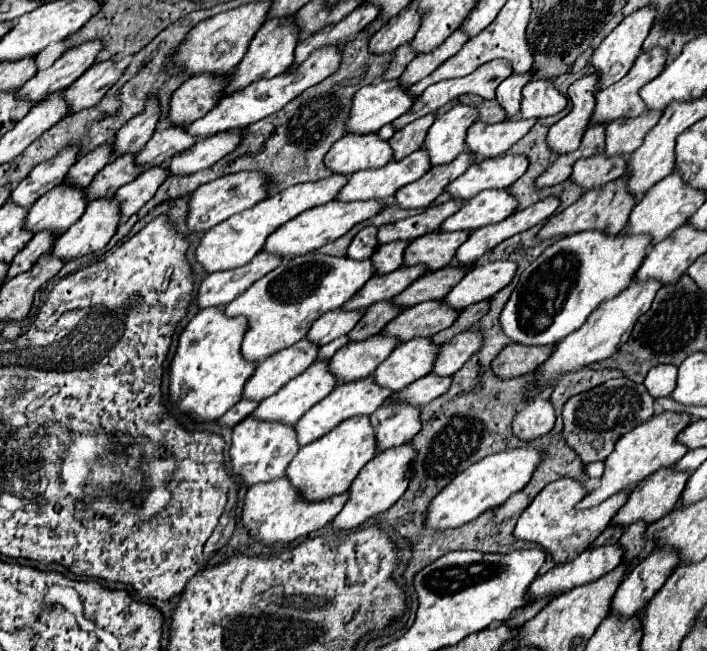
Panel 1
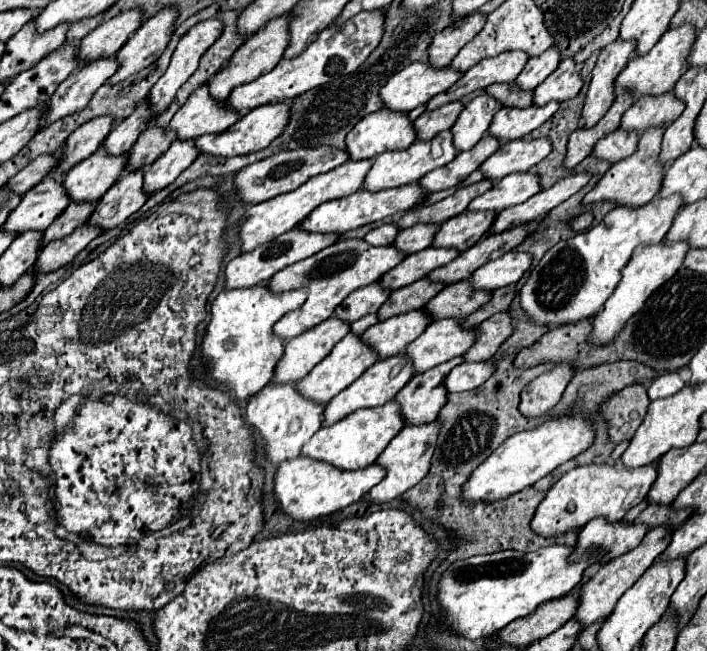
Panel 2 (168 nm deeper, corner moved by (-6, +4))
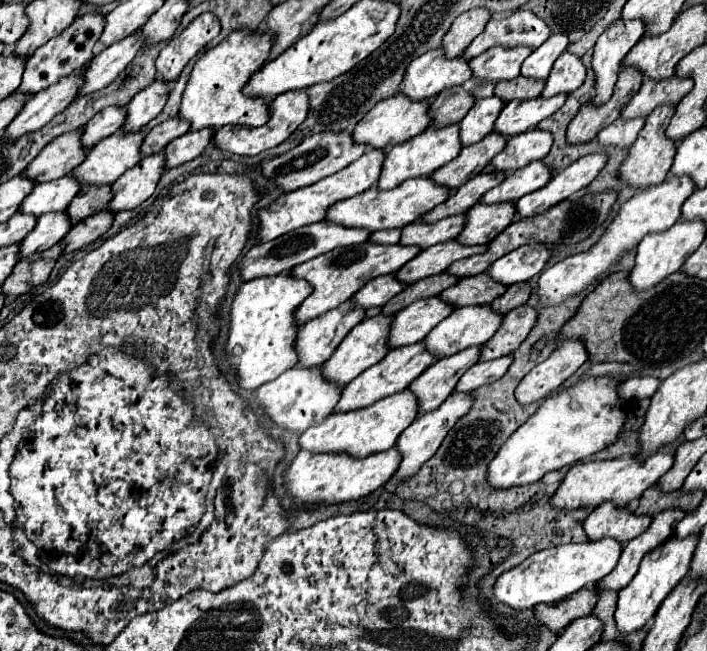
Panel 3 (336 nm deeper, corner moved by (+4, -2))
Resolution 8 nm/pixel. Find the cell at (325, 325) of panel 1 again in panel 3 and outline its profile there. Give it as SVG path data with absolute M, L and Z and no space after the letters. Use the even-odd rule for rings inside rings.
M394 274L380 276L370 280L364 288L360 288L350 302L354 306L360 306L362 310L368 310L372 306L384 306L392 296L396 296L404 286L394 278Z

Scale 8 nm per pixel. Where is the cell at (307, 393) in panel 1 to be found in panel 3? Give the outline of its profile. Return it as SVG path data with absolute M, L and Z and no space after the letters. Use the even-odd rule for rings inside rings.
M374 316L370 320L364 320L360 322L358 326L354 326L348 336L340 342L340 346L334 350L334 354L320 366L320 374L324 376L324 380L336 384L338 388L344 388L348 382L352 382L352 378L360 376L366 368L374 366L376 362L380 362L386 352L388 352L388 346L386 346L386 336L388 336L388 324L390 324L390 316Z

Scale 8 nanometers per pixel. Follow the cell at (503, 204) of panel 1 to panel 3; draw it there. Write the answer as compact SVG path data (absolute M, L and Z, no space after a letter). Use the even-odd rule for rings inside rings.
M530 162L528 166L510 172L502 184L488 190L480 204L498 204L498 202L516 202L518 198L536 192L538 188L546 186L550 180L550 168L540 162Z

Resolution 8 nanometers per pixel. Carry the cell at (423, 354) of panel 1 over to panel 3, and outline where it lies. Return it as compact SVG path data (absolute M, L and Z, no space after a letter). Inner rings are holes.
M490 306L454 308L454 312L430 330L422 342L434 358L452 356L464 348L482 346L494 336L500 320L502 314L492 312Z

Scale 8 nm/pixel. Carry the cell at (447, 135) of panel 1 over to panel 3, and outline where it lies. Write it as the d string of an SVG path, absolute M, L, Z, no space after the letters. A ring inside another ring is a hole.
M496 96L476 100L474 106L470 108L470 112L464 116L464 120L460 120L460 124L458 124L462 146L476 144L486 134L490 134L494 130L494 122L496 122L502 106L504 106L504 102Z

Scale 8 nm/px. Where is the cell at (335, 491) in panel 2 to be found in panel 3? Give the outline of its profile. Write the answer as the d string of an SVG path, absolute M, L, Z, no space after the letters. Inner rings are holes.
M390 448L380 454L370 454L362 460L342 456L342 454L310 454L300 450L296 458L284 470L284 488L286 492L304 504L338 504L348 500L358 500L382 484L396 472L400 464L400 454L396 448Z

